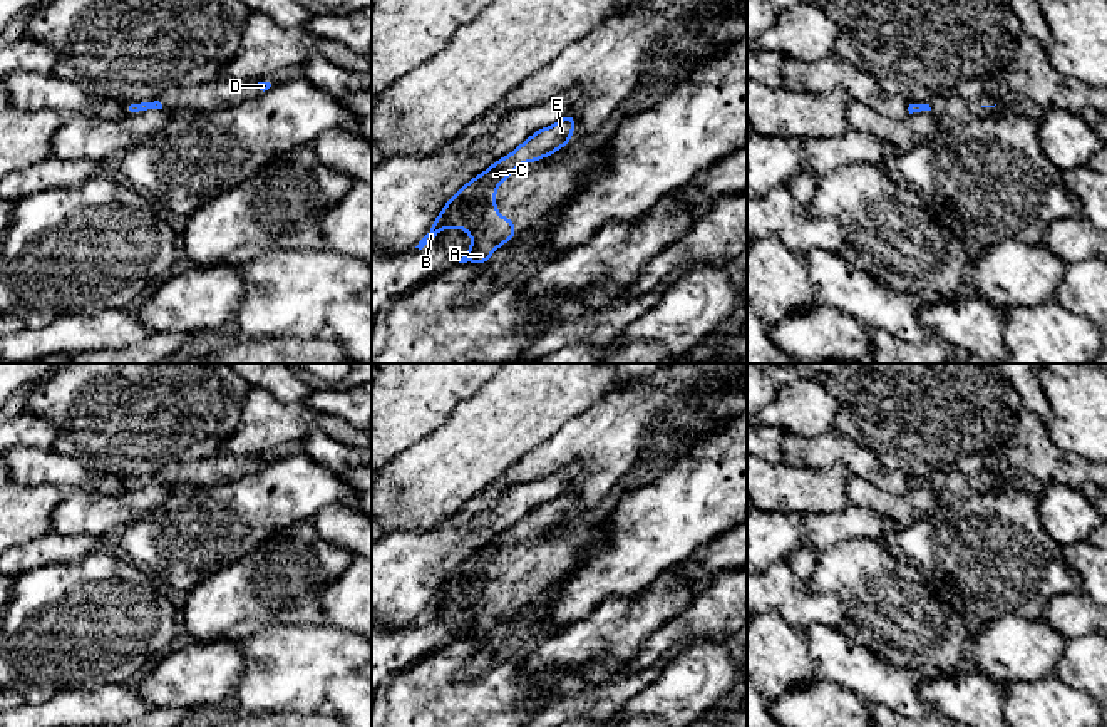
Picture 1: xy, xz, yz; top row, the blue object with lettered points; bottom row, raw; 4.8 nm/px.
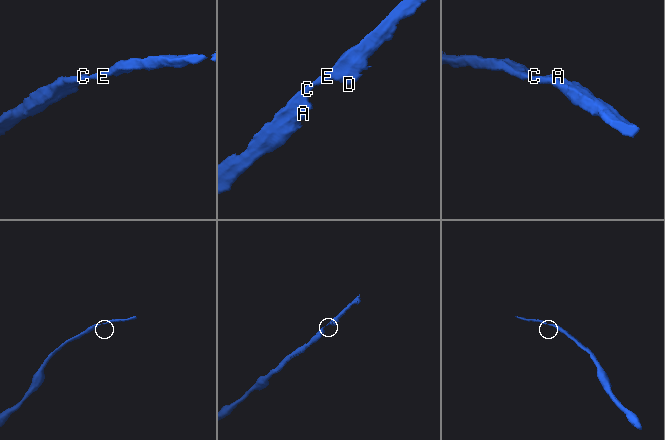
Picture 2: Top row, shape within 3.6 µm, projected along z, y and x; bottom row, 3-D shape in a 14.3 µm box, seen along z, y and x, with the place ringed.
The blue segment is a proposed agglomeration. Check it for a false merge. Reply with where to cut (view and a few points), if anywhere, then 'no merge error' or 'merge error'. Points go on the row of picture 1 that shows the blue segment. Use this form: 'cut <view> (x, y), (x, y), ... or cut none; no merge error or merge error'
cut none; no merge error

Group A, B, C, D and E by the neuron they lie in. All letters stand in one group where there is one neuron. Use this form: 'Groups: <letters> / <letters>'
Groups: A B C D E

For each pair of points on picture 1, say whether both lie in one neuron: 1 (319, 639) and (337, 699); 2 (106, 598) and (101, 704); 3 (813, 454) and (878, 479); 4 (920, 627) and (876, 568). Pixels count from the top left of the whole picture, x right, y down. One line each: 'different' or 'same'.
1: different
2: different
3: same
4: same

